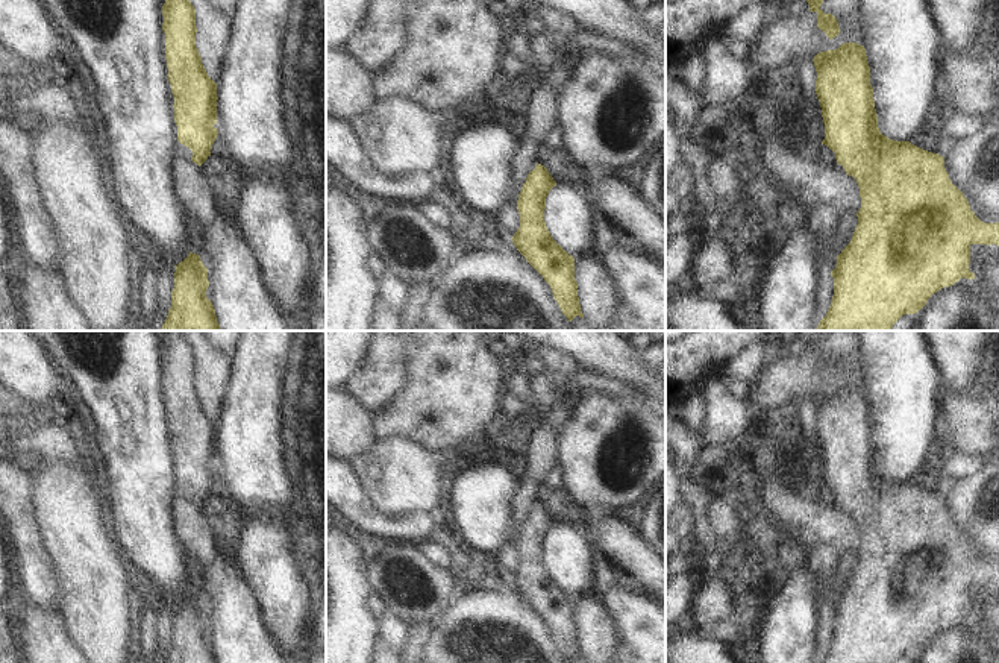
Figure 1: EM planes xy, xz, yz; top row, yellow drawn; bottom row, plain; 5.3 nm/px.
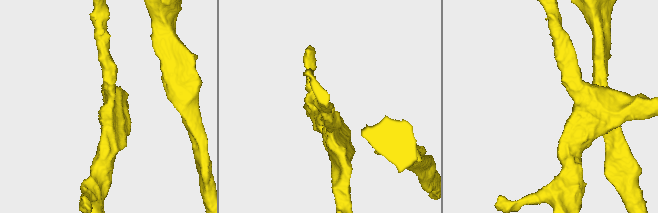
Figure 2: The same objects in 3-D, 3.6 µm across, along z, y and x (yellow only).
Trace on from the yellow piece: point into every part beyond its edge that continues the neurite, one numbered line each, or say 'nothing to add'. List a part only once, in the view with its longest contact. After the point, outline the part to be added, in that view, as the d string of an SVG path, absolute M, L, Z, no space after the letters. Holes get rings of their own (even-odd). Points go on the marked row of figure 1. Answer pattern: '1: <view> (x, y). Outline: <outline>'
nothing to add.

